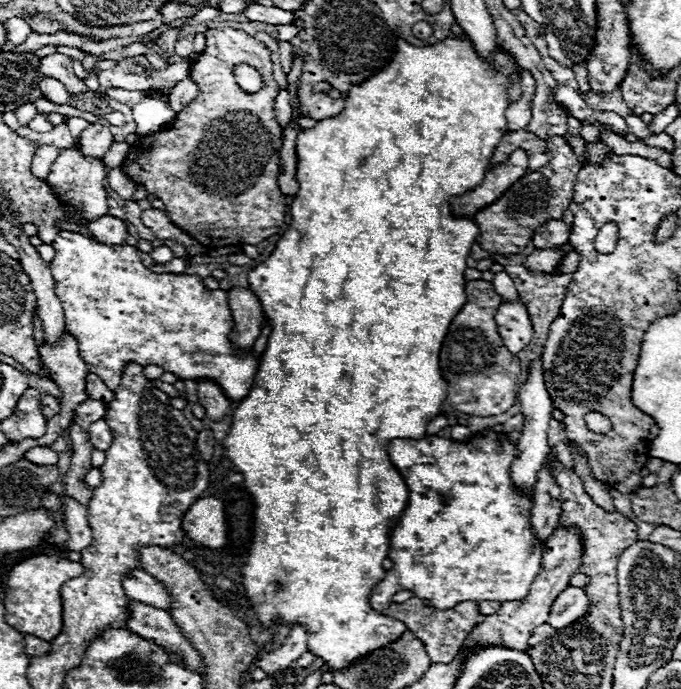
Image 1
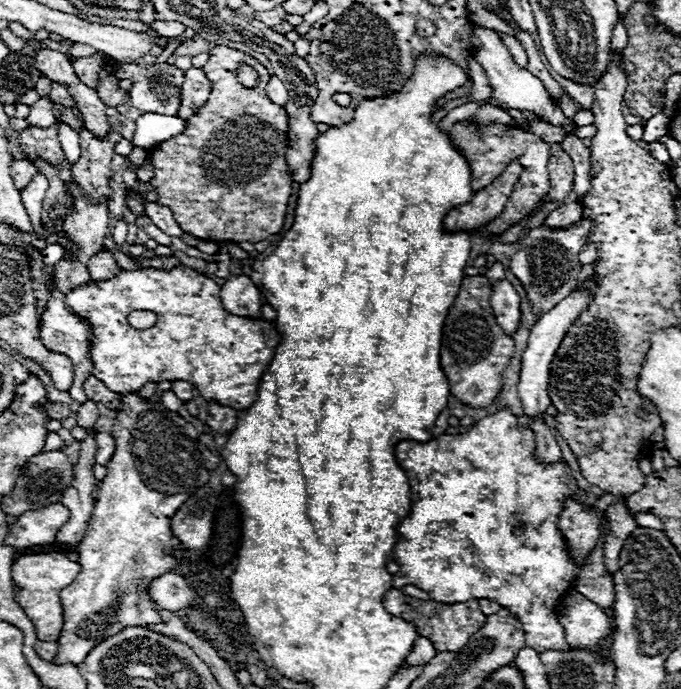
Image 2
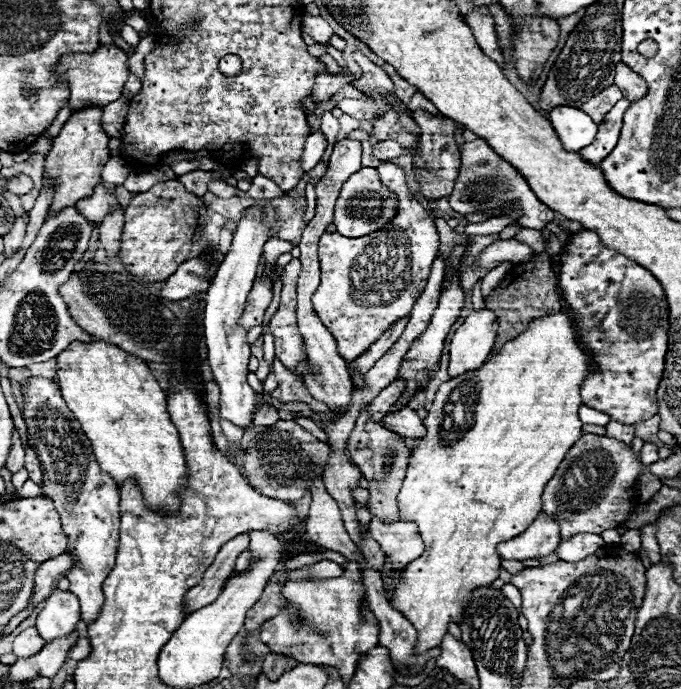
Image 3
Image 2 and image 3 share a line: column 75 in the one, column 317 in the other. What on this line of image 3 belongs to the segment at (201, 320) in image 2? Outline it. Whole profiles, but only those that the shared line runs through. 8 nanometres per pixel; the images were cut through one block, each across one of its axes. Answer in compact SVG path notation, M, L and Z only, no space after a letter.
M382 160L378 174L380 180L398 194L396 220L386 224L380 232L356 240L344 238L338 232L326 232L318 242L322 282L312 296L312 302L324 326L336 338L338 352L344 360L364 354L392 322L410 314L430 276L430 266L440 246L430 214L416 196L408 192L406 172L400 166Z

